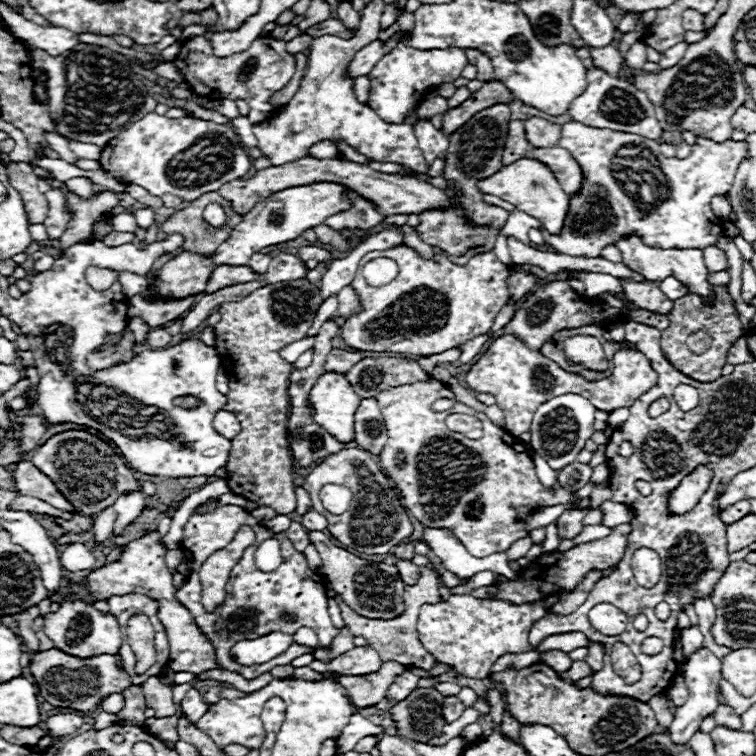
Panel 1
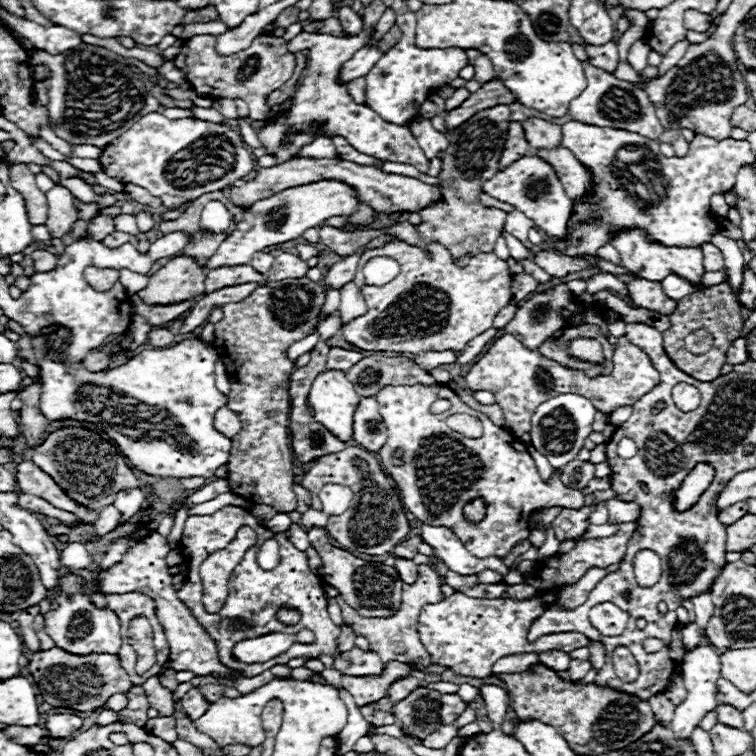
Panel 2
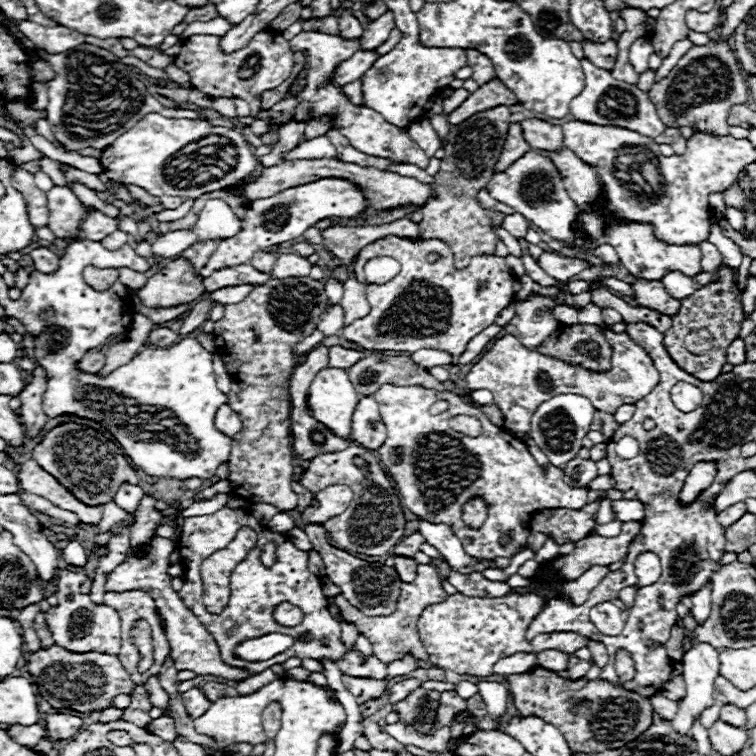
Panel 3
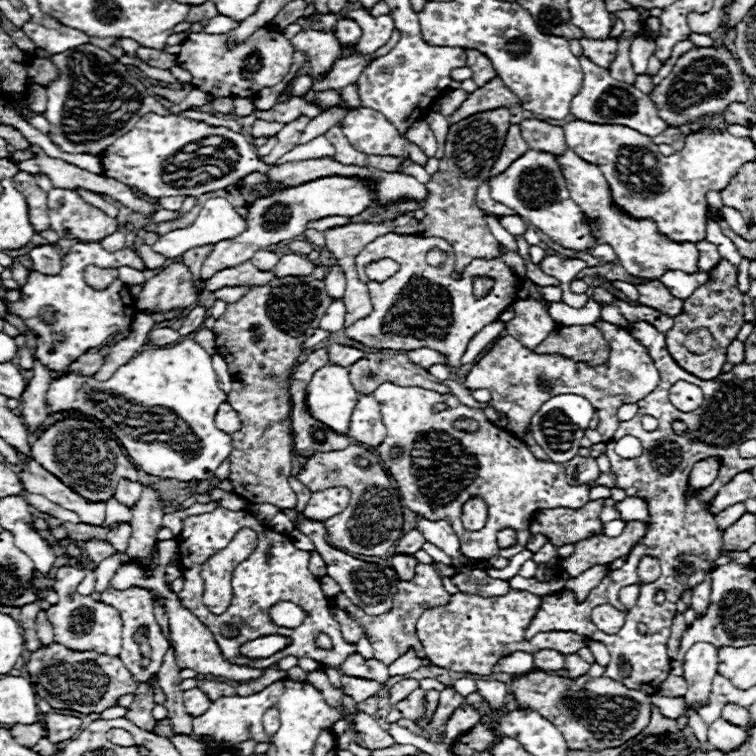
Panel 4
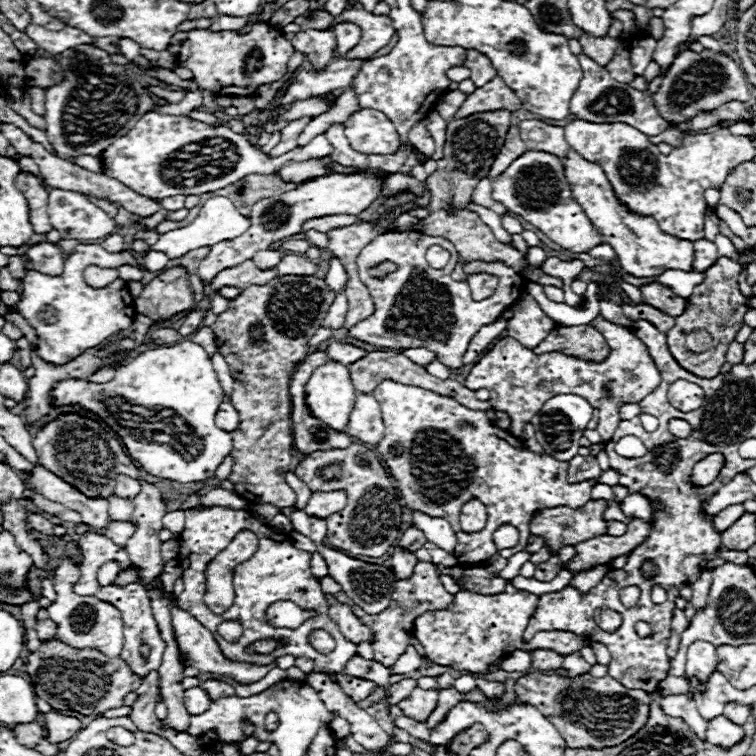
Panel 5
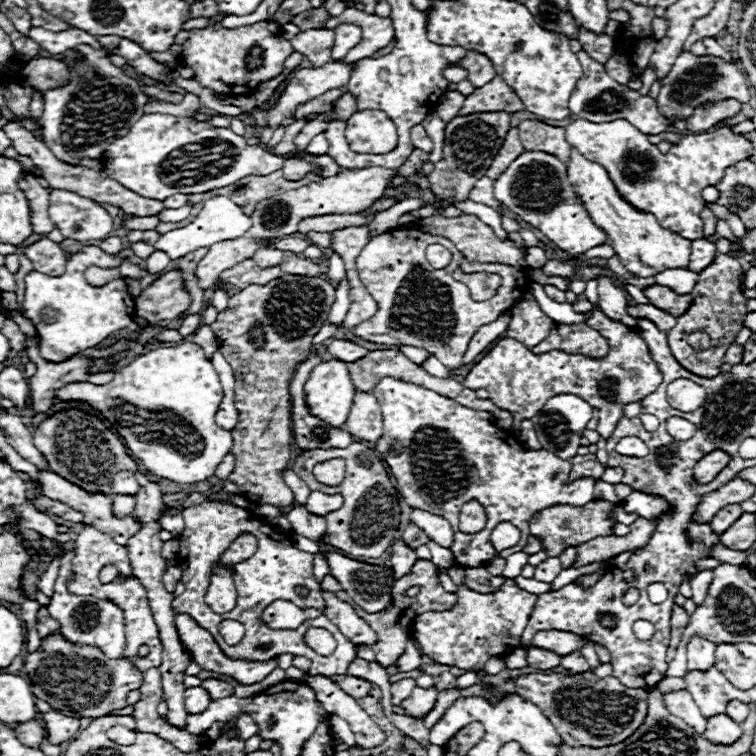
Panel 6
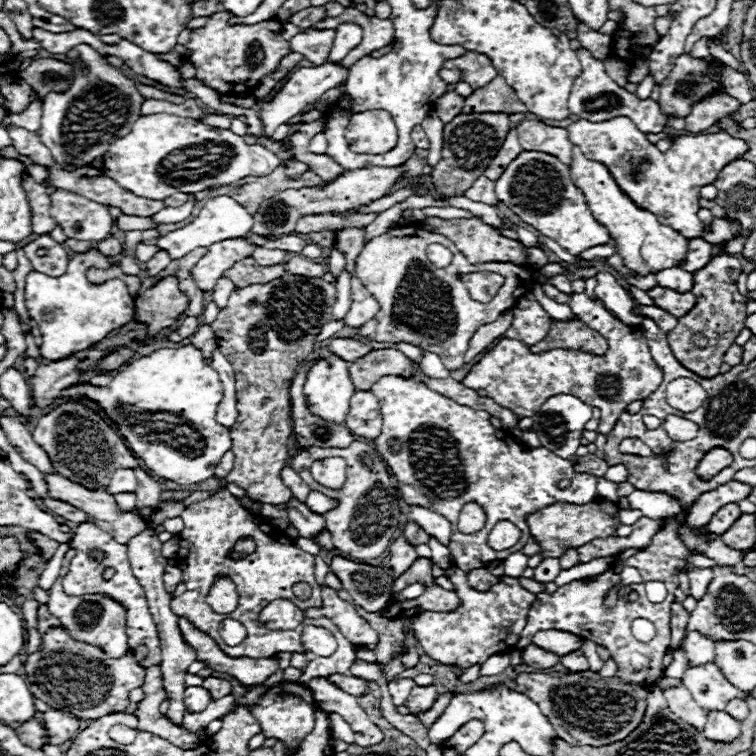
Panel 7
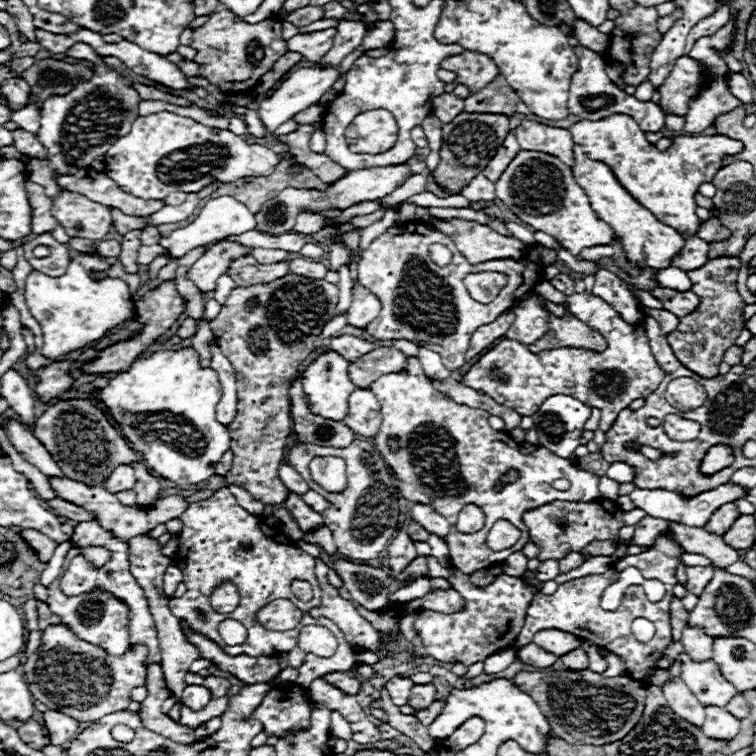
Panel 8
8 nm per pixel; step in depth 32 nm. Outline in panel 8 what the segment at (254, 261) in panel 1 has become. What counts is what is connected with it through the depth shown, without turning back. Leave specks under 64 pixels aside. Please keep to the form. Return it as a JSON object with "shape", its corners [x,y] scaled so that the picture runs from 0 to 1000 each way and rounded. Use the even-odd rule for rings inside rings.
{"shape":[[[336,328],[333,339],[339,341],[341,349],[365,349],[370,344],[381,341],[381,333],[376,331],[352,331],[352,328]]]}

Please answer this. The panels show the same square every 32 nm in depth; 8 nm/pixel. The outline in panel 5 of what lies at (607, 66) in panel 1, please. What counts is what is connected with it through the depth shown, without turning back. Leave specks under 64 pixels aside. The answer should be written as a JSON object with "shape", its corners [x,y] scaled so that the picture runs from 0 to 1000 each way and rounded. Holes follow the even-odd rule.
{"shape":[[[770,45],[767,58],[772,63],[772,71],[783,79],[788,79],[788,85],[802,87],[810,79],[810,50],[799,48],[799,50],[783,50],[778,45]]]}

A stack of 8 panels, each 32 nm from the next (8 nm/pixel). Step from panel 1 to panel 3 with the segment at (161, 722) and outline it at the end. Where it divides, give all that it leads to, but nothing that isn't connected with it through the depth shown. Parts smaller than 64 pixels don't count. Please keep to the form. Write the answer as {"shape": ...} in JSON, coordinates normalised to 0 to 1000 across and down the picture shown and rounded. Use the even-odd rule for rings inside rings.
{"shape":[[[214,947],[214,951],[202,951],[198,960],[196,960],[196,966],[198,966],[198,970],[222,979],[222,981],[228,981],[235,974],[233,966],[230,966],[230,954],[222,947]]]}

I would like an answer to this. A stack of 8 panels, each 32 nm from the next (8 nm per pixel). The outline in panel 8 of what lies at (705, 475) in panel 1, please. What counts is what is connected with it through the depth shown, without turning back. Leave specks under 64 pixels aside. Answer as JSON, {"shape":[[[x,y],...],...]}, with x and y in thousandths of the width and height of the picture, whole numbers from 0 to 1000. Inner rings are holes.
{"shape":[[[944,590],[931,603],[926,624],[931,624],[934,630],[942,630],[942,624],[952,624],[952,619],[960,619],[968,611],[971,611],[971,603],[968,603],[966,593],[960,593],[960,590]]]}

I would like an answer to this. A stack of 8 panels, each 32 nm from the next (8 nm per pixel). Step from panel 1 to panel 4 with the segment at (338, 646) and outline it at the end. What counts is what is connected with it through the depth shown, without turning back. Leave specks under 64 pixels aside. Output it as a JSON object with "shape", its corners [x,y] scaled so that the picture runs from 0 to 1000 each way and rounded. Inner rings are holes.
{"shape":[[[444,804],[439,812],[442,812],[442,817],[447,820],[447,825],[450,825],[450,831],[452,831],[452,841],[455,841],[455,847],[460,847],[460,852],[471,852],[476,844],[484,841],[481,833],[479,833],[466,817],[460,817],[455,807]]]}

